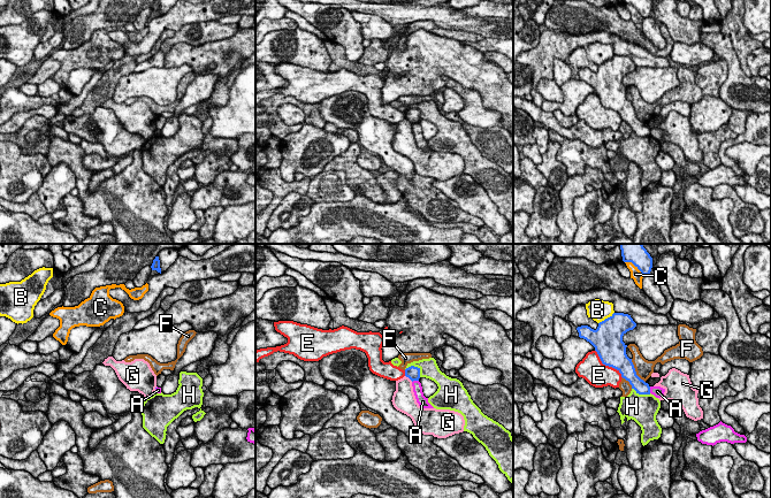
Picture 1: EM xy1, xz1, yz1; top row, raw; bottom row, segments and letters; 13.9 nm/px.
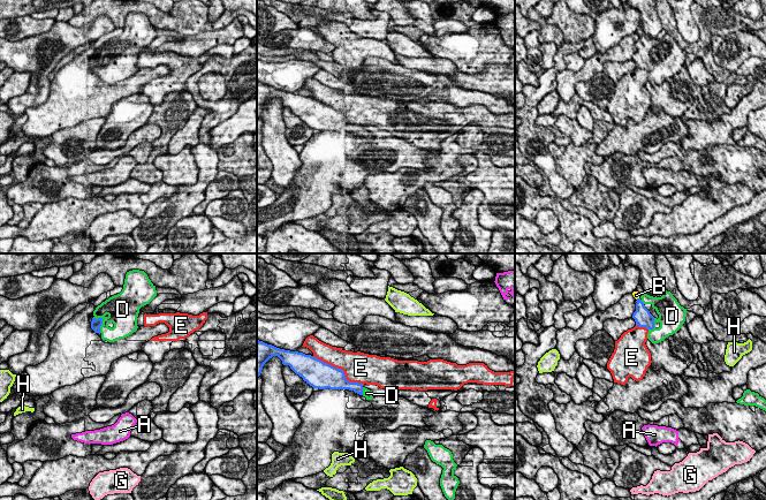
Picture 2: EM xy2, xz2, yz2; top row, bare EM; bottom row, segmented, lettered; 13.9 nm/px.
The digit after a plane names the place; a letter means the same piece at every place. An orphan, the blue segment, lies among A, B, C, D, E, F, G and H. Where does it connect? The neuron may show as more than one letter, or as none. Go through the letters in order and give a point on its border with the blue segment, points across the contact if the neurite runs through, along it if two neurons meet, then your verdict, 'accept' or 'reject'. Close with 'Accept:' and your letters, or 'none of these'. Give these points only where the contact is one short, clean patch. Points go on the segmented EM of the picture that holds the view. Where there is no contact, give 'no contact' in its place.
A: contact xz1 (414, 380); border xz1 (418, 380), (412, 382); reject
B: contact yz1 (605, 319); reject
C: contact yz1 (634, 265); reject
D: contact xy2 (101, 322); accept
E: contact xz2 (340, 369); reject
F: contact yz1 (634, 370); reject
G: contact xz1 (409, 377); border xz1 (405, 375), (412, 381); reject
H: contact xz1 (415, 367); border xz1 (405, 368), (415, 366), (419, 369), (420, 376); reject
Accept: D

